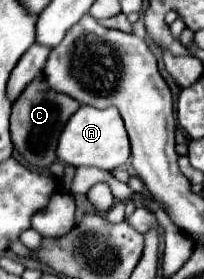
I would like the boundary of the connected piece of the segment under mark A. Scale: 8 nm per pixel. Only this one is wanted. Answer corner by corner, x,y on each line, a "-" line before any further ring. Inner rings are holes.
82,105
64,125
58,137
56,155
62,163
74,165
74,167
98,167
98,169
112,171
124,165
130,157
130,141
118,109
116,107
96,109
90,105

